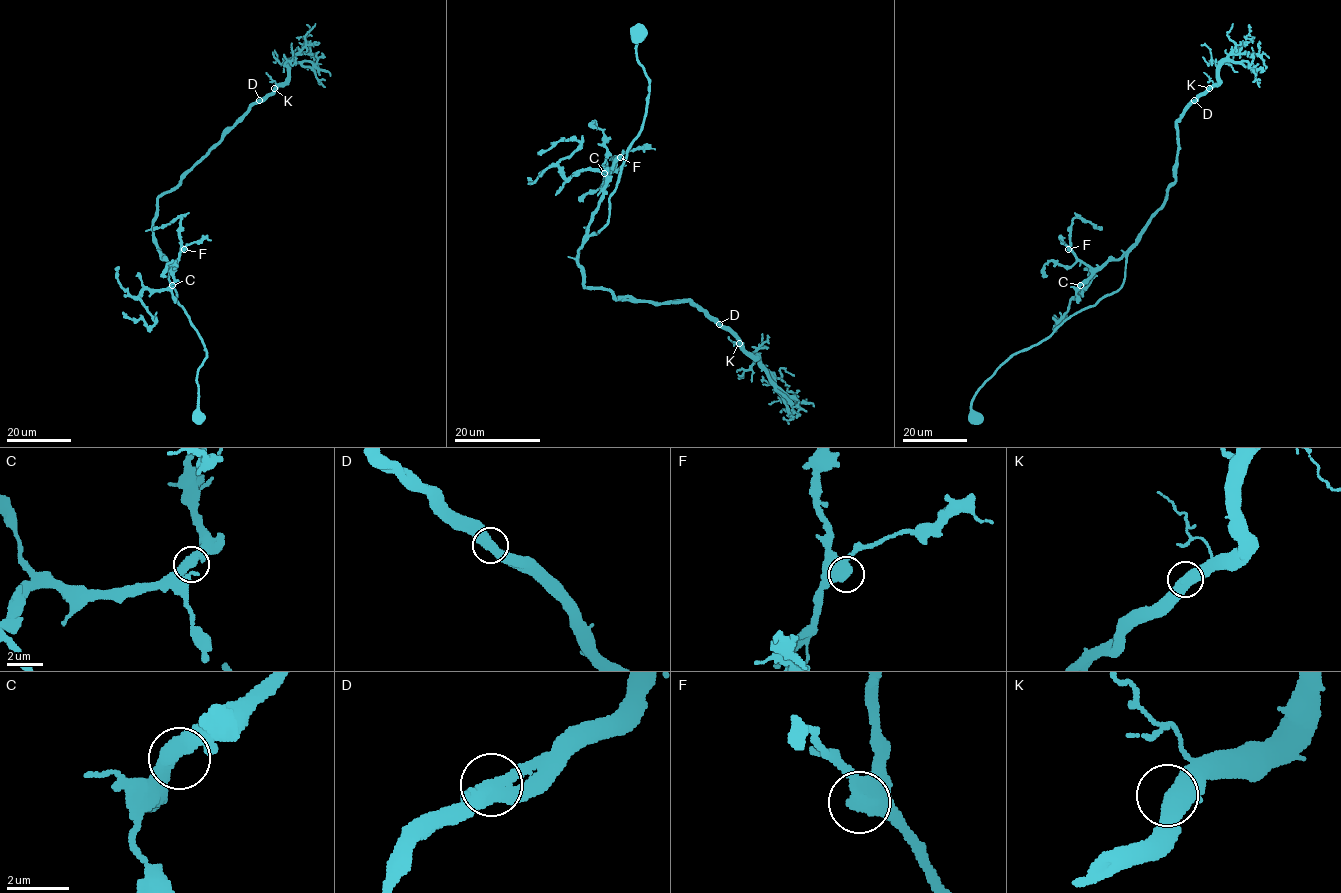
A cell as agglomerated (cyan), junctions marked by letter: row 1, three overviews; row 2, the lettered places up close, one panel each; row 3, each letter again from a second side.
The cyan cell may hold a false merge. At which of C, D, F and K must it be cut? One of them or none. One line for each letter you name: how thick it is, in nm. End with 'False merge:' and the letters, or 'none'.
False merge: none

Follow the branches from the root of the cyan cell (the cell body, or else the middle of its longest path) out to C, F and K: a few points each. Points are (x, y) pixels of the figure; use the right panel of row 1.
C: (973, 418), (971, 401), (975, 393), (1002, 364), (1121, 287), (1127, 253), (1103, 263), (1080, 285)
F: (973, 418), (971, 401), (975, 393), (1002, 364), (1121, 287), (1127, 253), (1091, 268), (1068, 249)
K: (973, 418), (971, 401), (975, 393), (1002, 364), (1121, 287), (1126, 255), (1174, 181), (1177, 120), (1209, 88)

